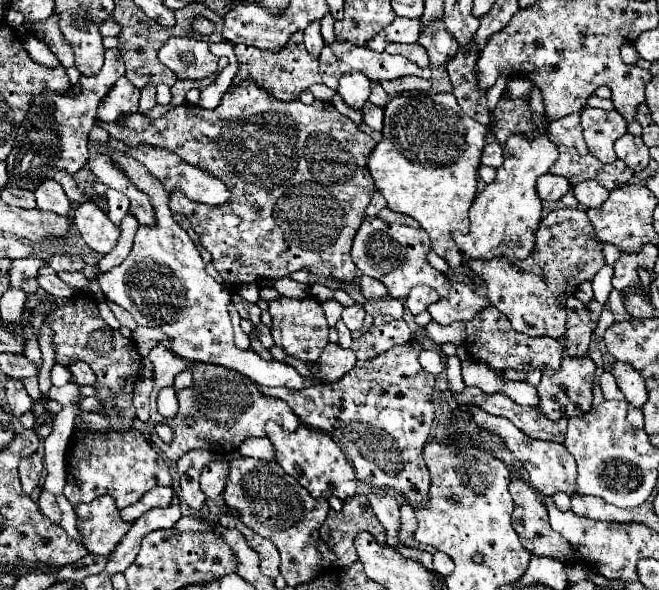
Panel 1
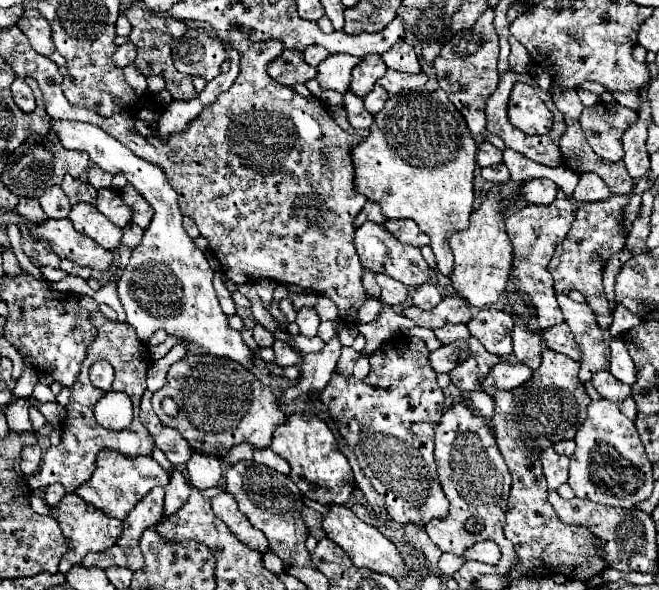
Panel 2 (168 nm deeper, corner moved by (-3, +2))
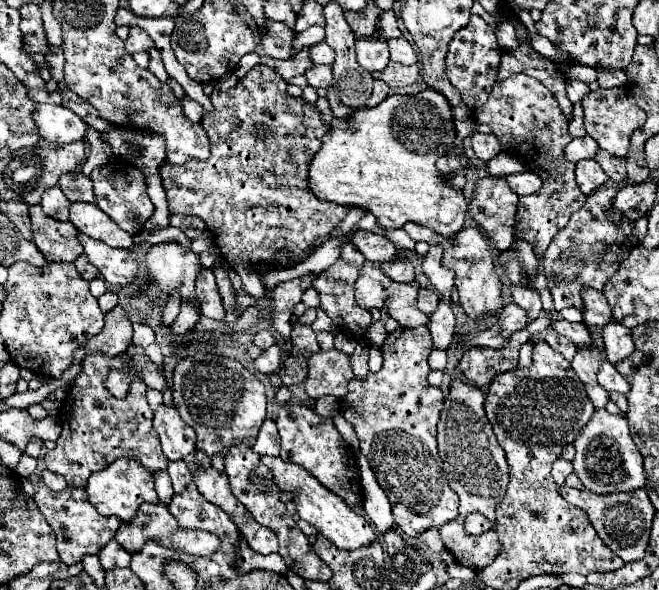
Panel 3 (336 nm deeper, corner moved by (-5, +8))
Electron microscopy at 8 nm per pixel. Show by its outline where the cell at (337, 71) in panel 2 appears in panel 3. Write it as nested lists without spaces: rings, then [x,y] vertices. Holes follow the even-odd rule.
[[[312,66],[304,76],[308,80],[308,86],[328,88],[332,84],[332,66]]]

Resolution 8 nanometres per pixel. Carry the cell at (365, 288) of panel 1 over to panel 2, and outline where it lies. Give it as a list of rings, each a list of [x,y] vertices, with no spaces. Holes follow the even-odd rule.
[[[376,274],[376,282],[378,282],[380,290],[382,290],[380,300],[384,304],[396,306],[396,304],[402,304],[408,298],[408,288],[402,282],[392,280],[390,276],[384,276],[384,274]]]

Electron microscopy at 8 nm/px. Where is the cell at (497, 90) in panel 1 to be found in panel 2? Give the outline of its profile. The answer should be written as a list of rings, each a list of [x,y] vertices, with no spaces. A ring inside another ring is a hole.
[[[500,38],[500,60],[498,60],[498,72],[506,74],[508,68],[508,42],[504,38]]]

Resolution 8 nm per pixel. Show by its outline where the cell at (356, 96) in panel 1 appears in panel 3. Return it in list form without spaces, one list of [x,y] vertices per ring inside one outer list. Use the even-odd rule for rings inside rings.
[[[364,38],[356,42],[358,62],[368,72],[380,72],[388,64],[388,44],[386,40]]]

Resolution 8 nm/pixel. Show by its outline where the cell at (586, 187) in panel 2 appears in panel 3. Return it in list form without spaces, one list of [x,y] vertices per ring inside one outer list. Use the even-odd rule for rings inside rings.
[[[580,160],[580,162],[576,162],[574,174],[576,174],[578,188],[586,196],[592,194],[596,188],[600,188],[608,180],[606,172],[600,168],[600,164],[596,160]]]

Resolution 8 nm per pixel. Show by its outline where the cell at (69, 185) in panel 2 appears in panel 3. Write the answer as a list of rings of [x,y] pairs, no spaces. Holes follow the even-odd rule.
[[[68,172],[60,178],[58,186],[70,202],[94,202],[92,180],[80,172]]]

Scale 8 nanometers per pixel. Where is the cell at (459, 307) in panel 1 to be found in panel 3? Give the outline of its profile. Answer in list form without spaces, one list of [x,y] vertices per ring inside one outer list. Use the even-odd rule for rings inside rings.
[[[364,262],[362,268],[360,268],[360,276],[356,280],[356,304],[364,310],[372,310],[372,308],[386,308],[388,316],[392,316],[400,326],[404,328],[416,328],[416,326],[426,326],[428,324],[428,316],[422,314],[418,308],[416,308],[416,296],[418,296],[418,290],[420,290],[420,284],[414,280],[408,282],[408,284],[400,284],[400,282],[394,282],[390,280],[382,270],[380,270],[380,264],[378,262]]]

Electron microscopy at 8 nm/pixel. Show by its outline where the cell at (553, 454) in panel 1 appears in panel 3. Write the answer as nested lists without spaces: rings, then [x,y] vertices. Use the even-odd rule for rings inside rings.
[[[558,458],[554,462],[554,466],[552,466],[552,476],[558,482],[558,486],[564,484],[564,480],[566,480],[568,474],[572,474],[572,462],[570,460],[564,460],[564,458]]]

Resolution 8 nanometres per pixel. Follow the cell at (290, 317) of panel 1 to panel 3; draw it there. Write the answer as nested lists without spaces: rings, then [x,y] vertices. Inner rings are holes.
[[[274,344],[270,348],[266,348],[256,360],[254,360],[254,368],[262,374],[274,374],[280,370],[282,364],[282,350]]]

